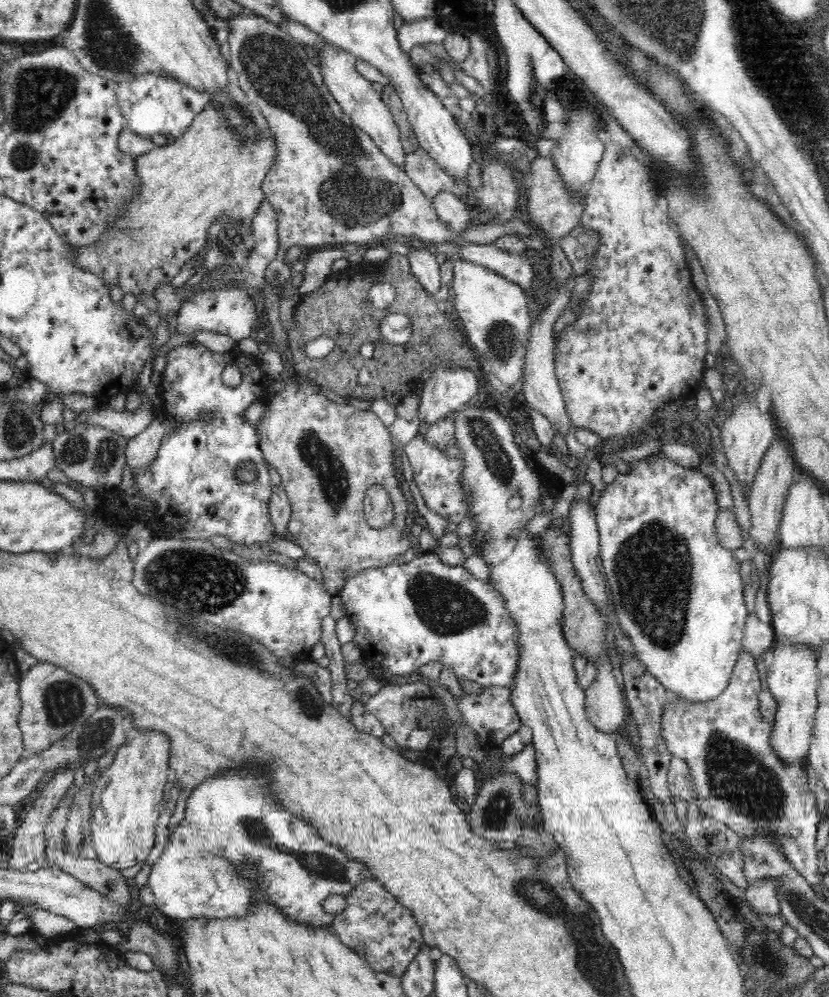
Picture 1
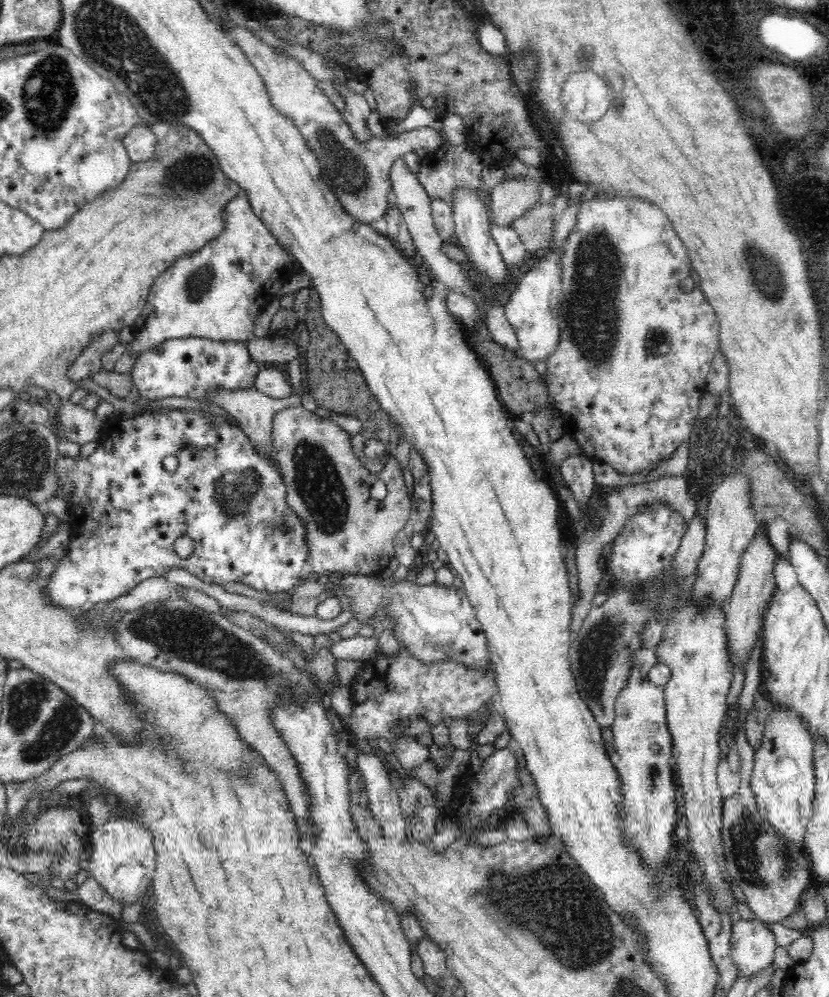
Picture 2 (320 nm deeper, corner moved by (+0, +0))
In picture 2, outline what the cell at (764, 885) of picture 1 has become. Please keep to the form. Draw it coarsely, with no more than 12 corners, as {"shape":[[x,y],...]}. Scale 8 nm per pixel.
{"shape":[[739,919],[730,957],[736,980],[763,973],[774,960],[768,927]]}

